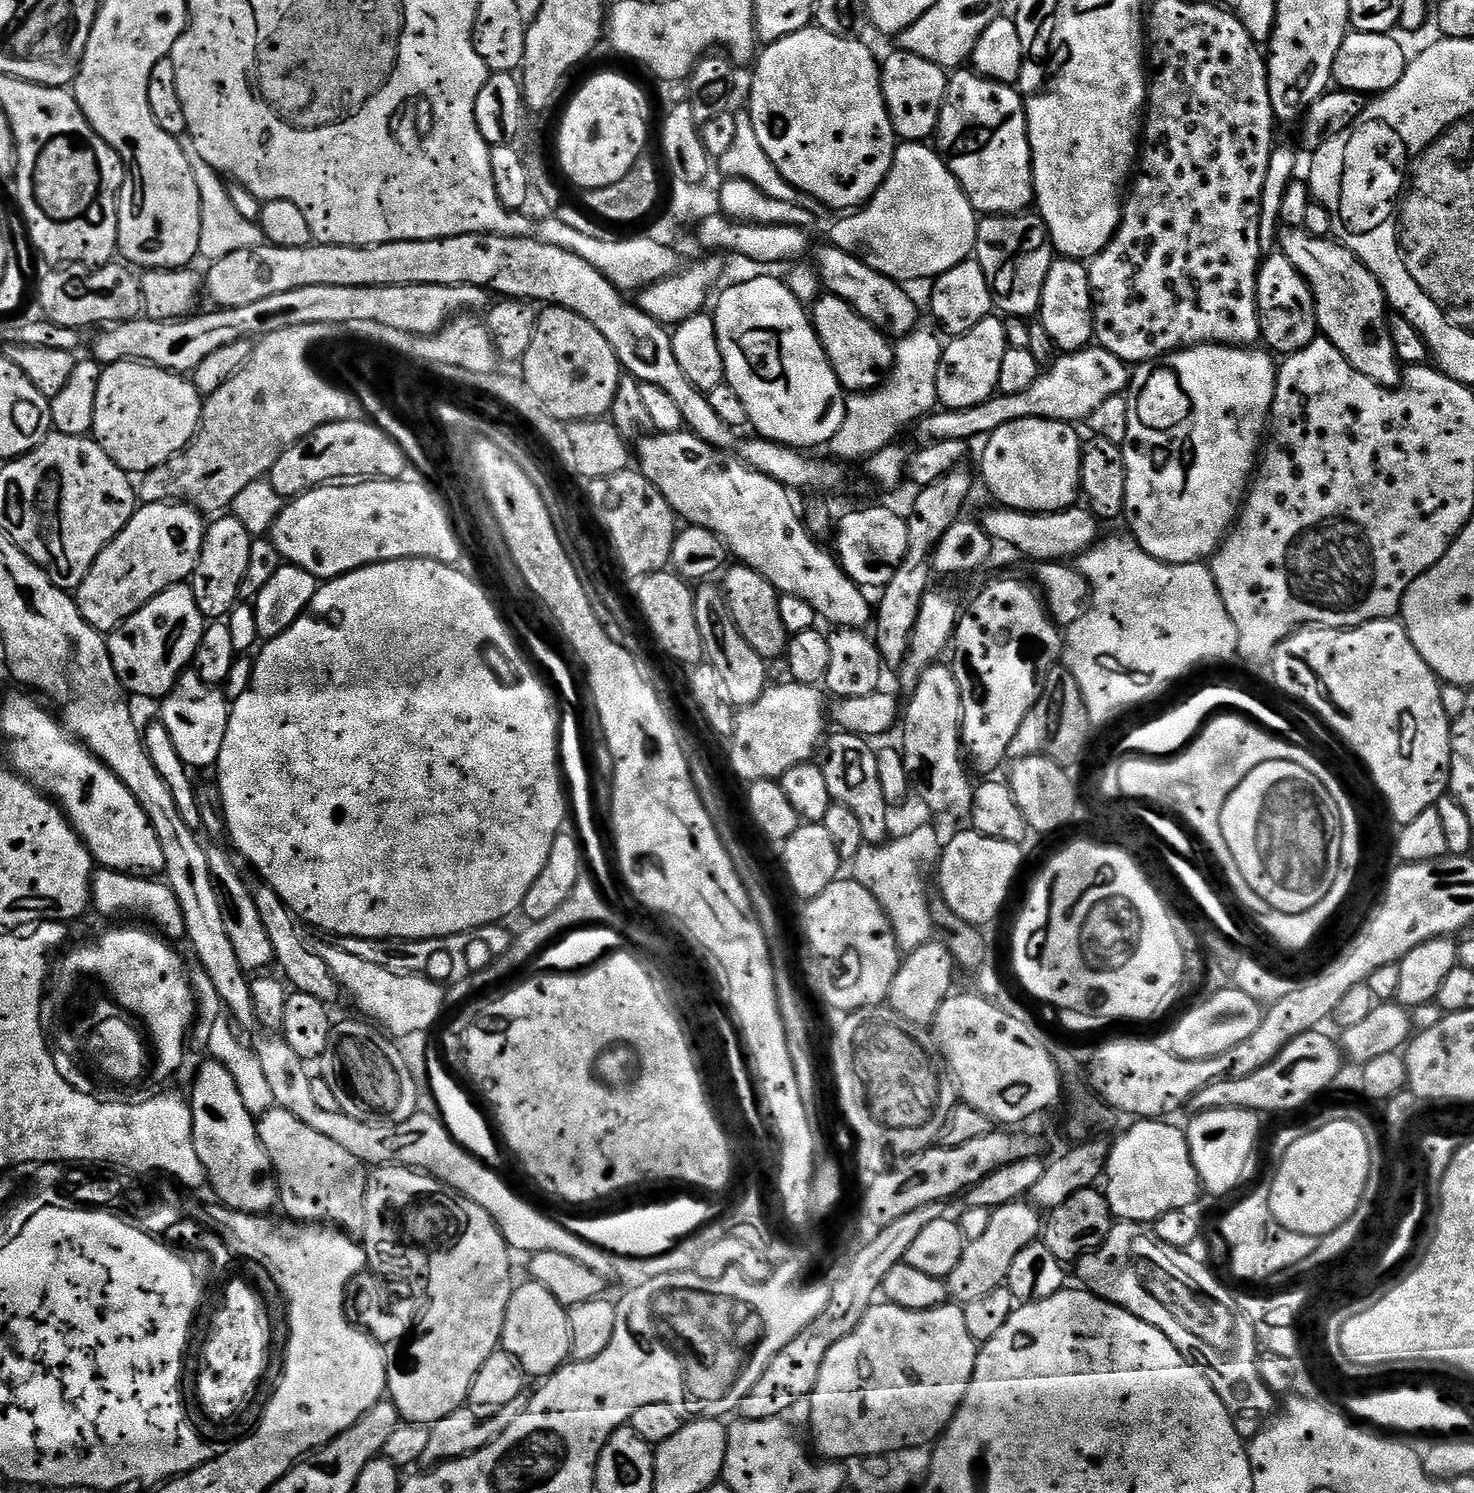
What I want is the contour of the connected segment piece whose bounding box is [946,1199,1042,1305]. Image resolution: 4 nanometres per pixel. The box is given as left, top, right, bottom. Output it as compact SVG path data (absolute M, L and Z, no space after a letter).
M1023 1199L1016 1200L1014 1203L1007 1204L1001 1208L993 1208L989 1216L992 1217L989 1218L988 1225L973 1240L971 1237L965 1243L962 1256L958 1258L958 1264L954 1266L954 1270L950 1270L950 1274L946 1277L949 1297L961 1305L974 1302L974 1298L982 1298L983 1295L990 1294L990 1290L1001 1288L1007 1281L1010 1274L1010 1262L1014 1262L1014 1257L1017 1256L1018 1250L1022 1250L1027 1244L1032 1243L1042 1232L1041 1213L1031 1203L1025 1202Z

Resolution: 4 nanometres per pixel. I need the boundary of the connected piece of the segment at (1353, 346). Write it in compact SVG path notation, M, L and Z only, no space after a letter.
M1284 226L1278 232L1278 248L1300 271L1302 278L1310 286L1316 307L1316 326L1319 335L1339 350L1342 358L1354 366L1366 378L1384 388L1395 388L1402 380L1402 365L1396 356L1396 347L1390 338L1388 318L1390 305L1385 297L1384 288L1378 278L1364 265L1349 248L1332 238L1312 236L1303 226Z

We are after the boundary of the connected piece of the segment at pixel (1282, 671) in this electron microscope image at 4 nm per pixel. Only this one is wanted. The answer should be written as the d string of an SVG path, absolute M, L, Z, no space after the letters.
M1399 619L1371 620L1357 628L1301 626L1273 651L1280 684L1320 708L1372 764L1381 787L1392 800L1392 808L1396 809L1392 820L1397 825L1414 822L1422 810L1434 808L1445 796L1450 778L1452 725L1446 710L1442 710L1442 680L1433 665L1414 646L1410 633Z

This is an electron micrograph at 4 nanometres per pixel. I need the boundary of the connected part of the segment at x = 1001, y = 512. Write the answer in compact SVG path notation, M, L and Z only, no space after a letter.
M992 506L984 517L979 517L978 523L997 545L1009 544L1010 547L1017 548L1022 555L1029 556L1032 562L1064 562L1069 558L1079 557L1080 553L1091 548L1101 535L1101 525L1084 506L1064 508L1061 512L1019 512L1017 508Z

